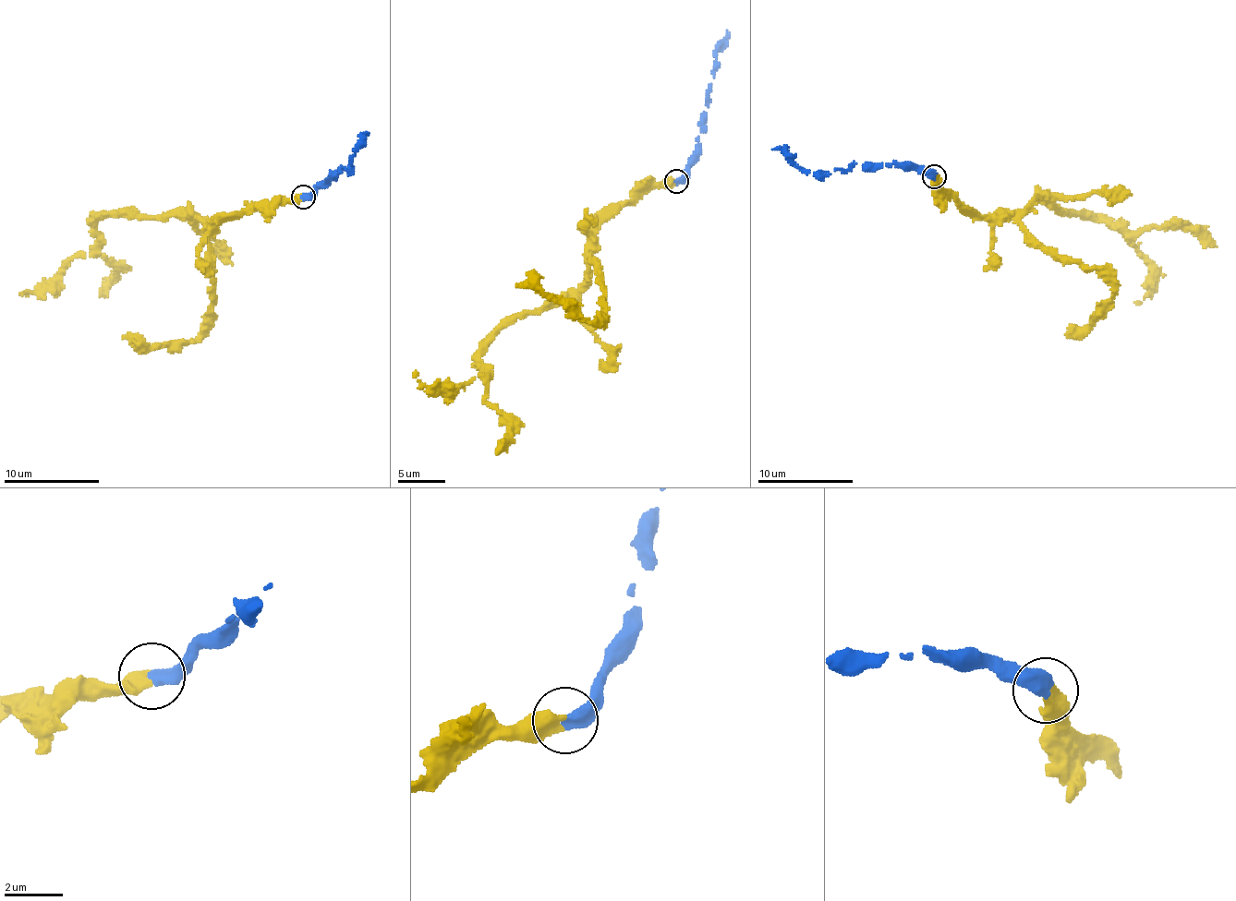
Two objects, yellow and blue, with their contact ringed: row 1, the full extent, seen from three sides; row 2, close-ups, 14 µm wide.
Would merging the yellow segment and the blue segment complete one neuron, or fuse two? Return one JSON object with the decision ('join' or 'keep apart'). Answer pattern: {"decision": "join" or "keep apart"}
{"decision": "join"}

